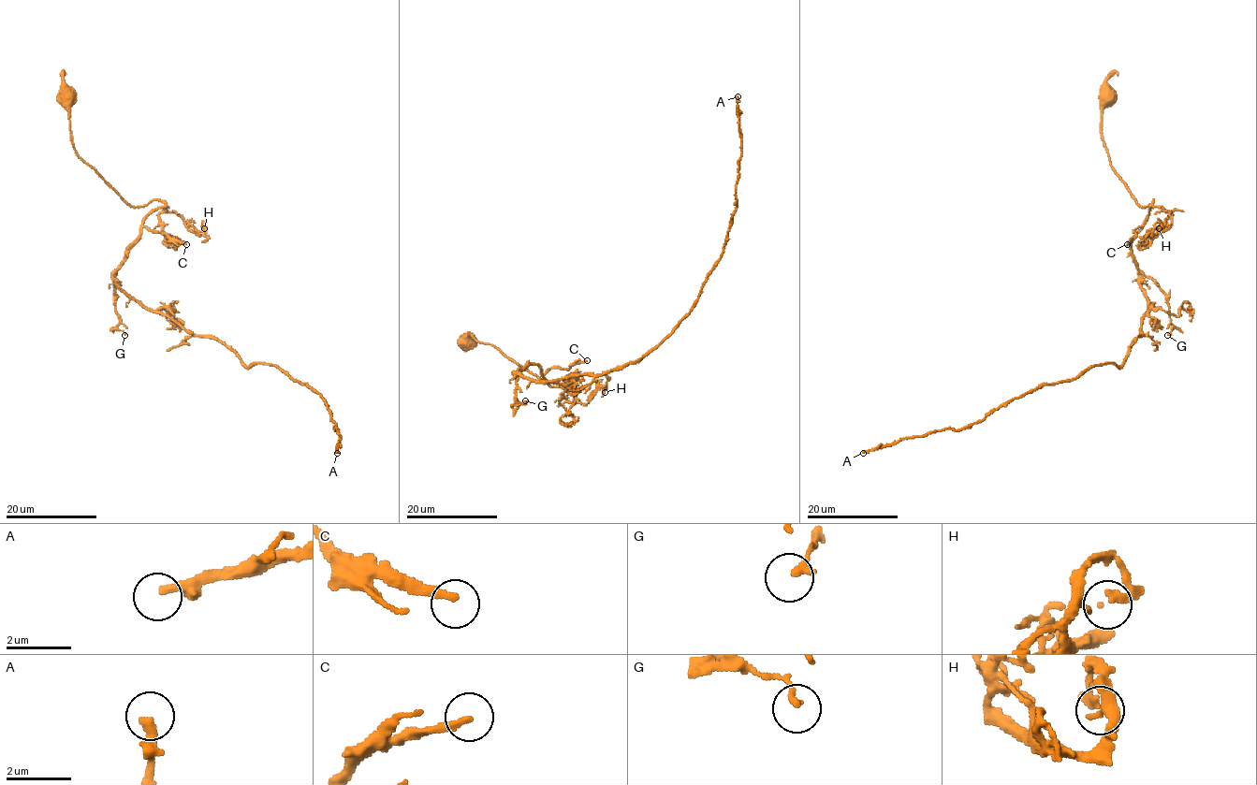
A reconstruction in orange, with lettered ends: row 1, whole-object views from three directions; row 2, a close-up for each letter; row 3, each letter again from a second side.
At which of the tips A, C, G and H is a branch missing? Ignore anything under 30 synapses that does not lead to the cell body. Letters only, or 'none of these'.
A

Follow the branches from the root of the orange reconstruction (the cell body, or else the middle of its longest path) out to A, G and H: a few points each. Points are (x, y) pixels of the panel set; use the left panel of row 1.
A: (65, 95), (77, 154), (131, 206), (165, 203), (113, 281), (247, 367), (306, 384), (337, 453)
G: (65, 95), (77, 154), (131, 206), (165, 203), (145, 218), (117, 269), (115, 327), (124, 335)
H: (65, 95), (70, 137), (80, 157), (131, 206), (162, 200), (189, 229), (203, 234), (203, 223), (204, 228)

